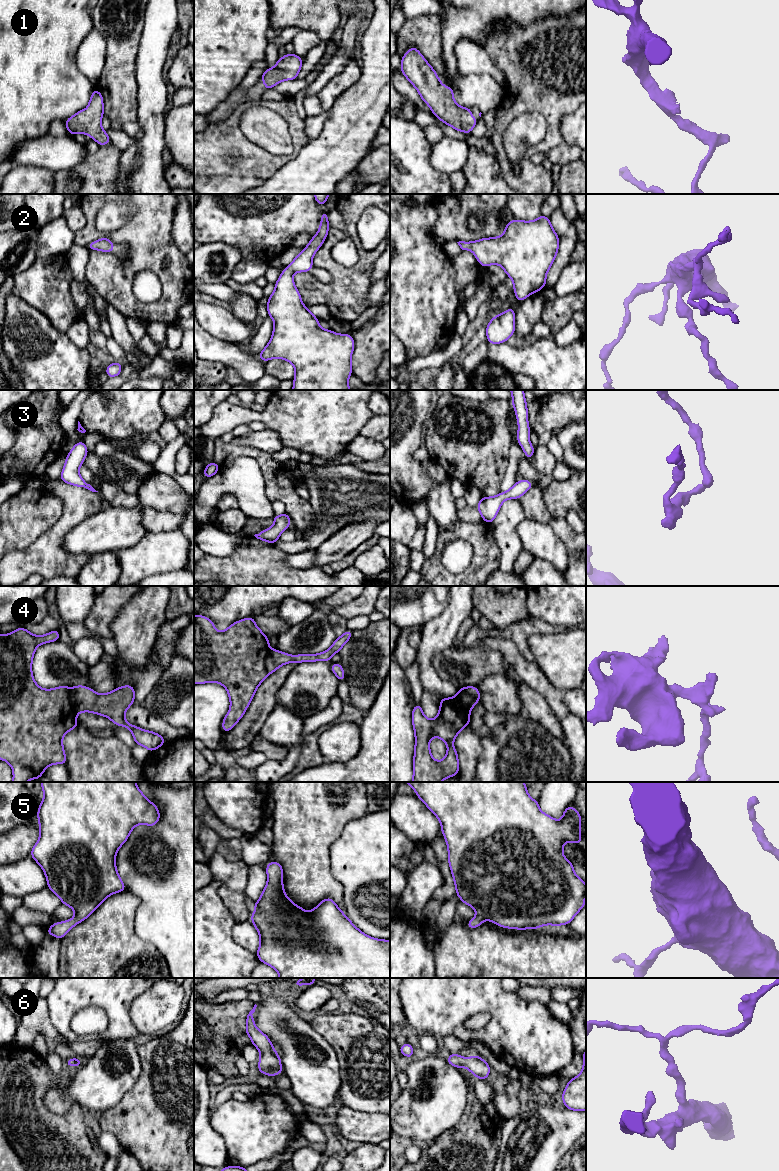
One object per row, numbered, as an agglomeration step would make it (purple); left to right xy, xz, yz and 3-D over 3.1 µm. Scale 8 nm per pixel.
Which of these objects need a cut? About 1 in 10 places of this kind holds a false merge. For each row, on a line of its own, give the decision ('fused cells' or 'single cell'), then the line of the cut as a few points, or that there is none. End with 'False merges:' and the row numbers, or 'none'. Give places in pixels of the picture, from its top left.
1: single cell; cut none
2: single cell; cut none
3: single cell; cut none
4: fused cells; cut xy (70, 688), (70, 701), (77, 712)
5: single cell; cut none
6: single cell; cut none
False merges: 4

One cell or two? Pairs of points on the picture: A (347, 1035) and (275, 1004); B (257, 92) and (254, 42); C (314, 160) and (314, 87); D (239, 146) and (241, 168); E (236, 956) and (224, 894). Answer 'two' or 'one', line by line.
A: two
B: two
C: two
D: one
E: two

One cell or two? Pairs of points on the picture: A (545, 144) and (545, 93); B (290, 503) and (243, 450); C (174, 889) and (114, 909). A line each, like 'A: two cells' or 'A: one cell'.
A: one cell
B: one cell
C: two cells

